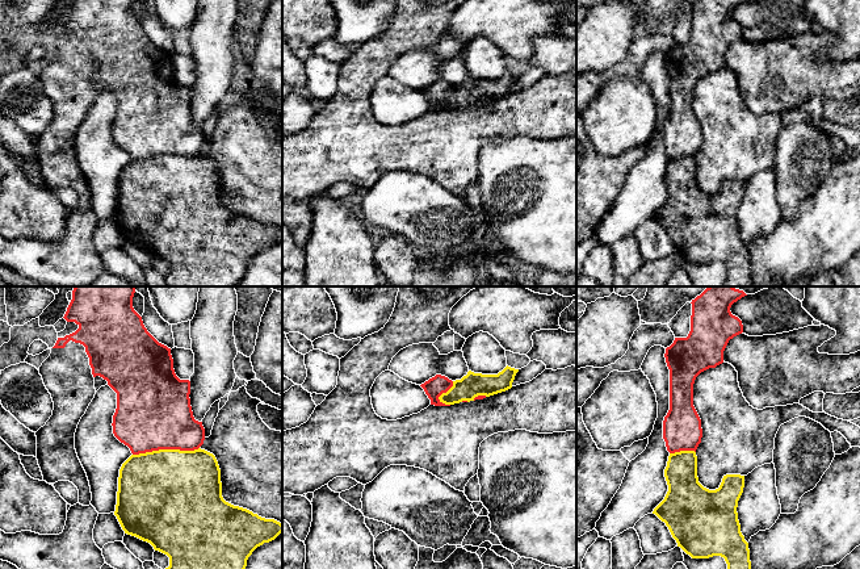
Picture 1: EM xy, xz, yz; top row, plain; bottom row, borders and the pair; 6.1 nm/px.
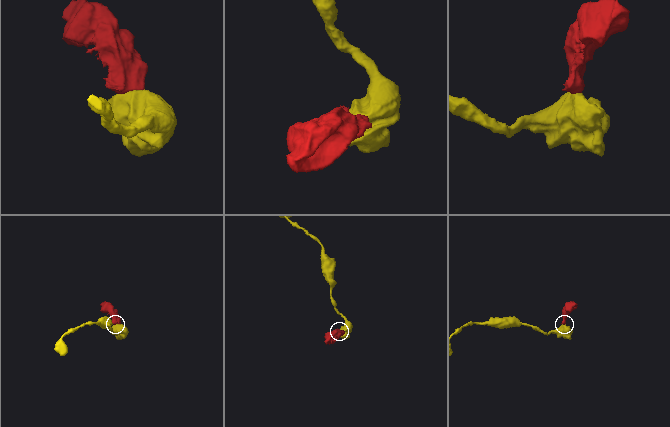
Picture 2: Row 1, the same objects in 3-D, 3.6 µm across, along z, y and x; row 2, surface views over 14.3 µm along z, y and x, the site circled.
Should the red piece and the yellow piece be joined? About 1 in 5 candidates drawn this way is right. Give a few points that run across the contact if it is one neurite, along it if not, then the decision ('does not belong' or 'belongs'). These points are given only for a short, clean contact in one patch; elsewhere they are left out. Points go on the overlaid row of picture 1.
xy (198, 447), (193, 450), (152, 450), (133, 455) | does not belong

